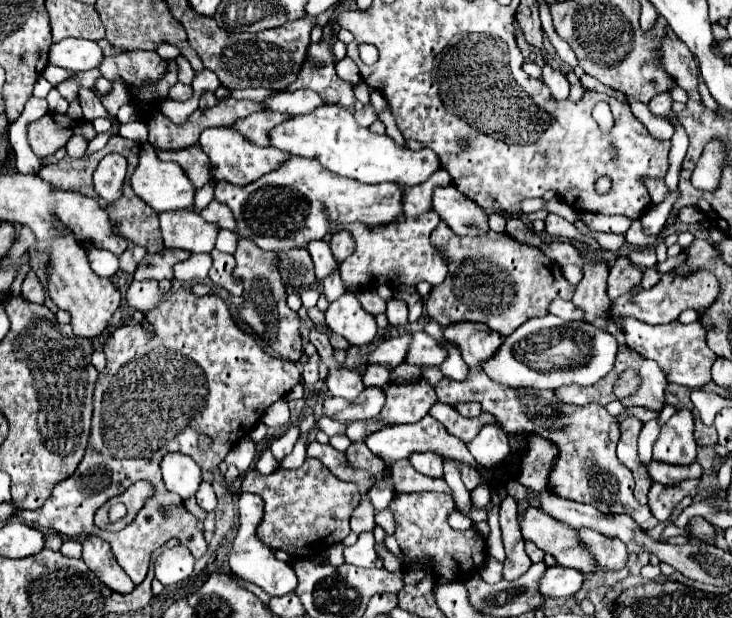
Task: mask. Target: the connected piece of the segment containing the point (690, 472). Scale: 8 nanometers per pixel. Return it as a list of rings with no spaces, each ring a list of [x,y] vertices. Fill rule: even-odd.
[[[648,462],[648,472],[654,482],[660,482],[664,486],[674,486],[686,478],[700,478],[702,466],[698,462],[690,466],[666,466],[666,462]]]

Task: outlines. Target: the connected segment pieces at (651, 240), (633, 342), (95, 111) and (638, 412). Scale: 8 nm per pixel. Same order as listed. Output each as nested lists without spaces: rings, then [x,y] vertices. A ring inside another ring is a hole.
[[[634,220],[630,230],[626,232],[626,242],[630,246],[638,246],[638,248],[648,248],[648,246],[656,246],[660,236],[646,236],[642,232],[642,226],[640,226],[640,220]]]
[[[624,318],[624,336],[626,336],[628,348],[636,350],[644,358],[658,362],[658,366],[664,370],[664,374],[670,378],[670,382],[682,384],[688,388],[702,388],[704,384],[708,384],[712,380],[710,368],[712,368],[716,356],[706,344],[706,328],[700,322],[682,324],[682,322],[674,320],[674,322],[662,324],[662,326],[650,326],[650,324],[634,320],[634,318]]]
[[[80,88],[80,90],[78,90],[78,96],[80,96],[80,106],[82,106],[82,110],[84,110],[84,118],[86,118],[86,120],[94,120],[94,118],[98,118],[98,116],[110,120],[110,116],[108,116],[108,112],[104,110],[100,98],[98,98],[92,90]]]
[[[628,408],[624,416],[618,416],[618,422],[622,422],[622,420],[624,420],[624,418],[628,418],[628,416],[636,416],[640,422],[648,422],[648,420],[656,418],[658,414],[656,414],[656,412],[652,412],[652,410],[646,410],[646,408]]]

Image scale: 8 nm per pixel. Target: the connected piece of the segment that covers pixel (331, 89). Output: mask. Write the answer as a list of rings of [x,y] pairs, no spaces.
[[[328,22],[324,26],[324,38],[316,44],[308,46],[302,70],[300,70],[296,82],[288,90],[308,88],[308,90],[318,92],[322,98],[326,98],[328,104],[352,108],[356,102],[352,84],[342,80],[334,70],[334,54],[330,50],[332,36],[334,36],[334,28]]]

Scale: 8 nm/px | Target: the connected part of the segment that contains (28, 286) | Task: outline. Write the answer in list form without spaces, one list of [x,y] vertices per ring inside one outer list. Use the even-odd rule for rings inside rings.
[[[28,272],[26,280],[22,284],[22,296],[32,304],[42,304],[46,300],[46,288],[34,272]]]

